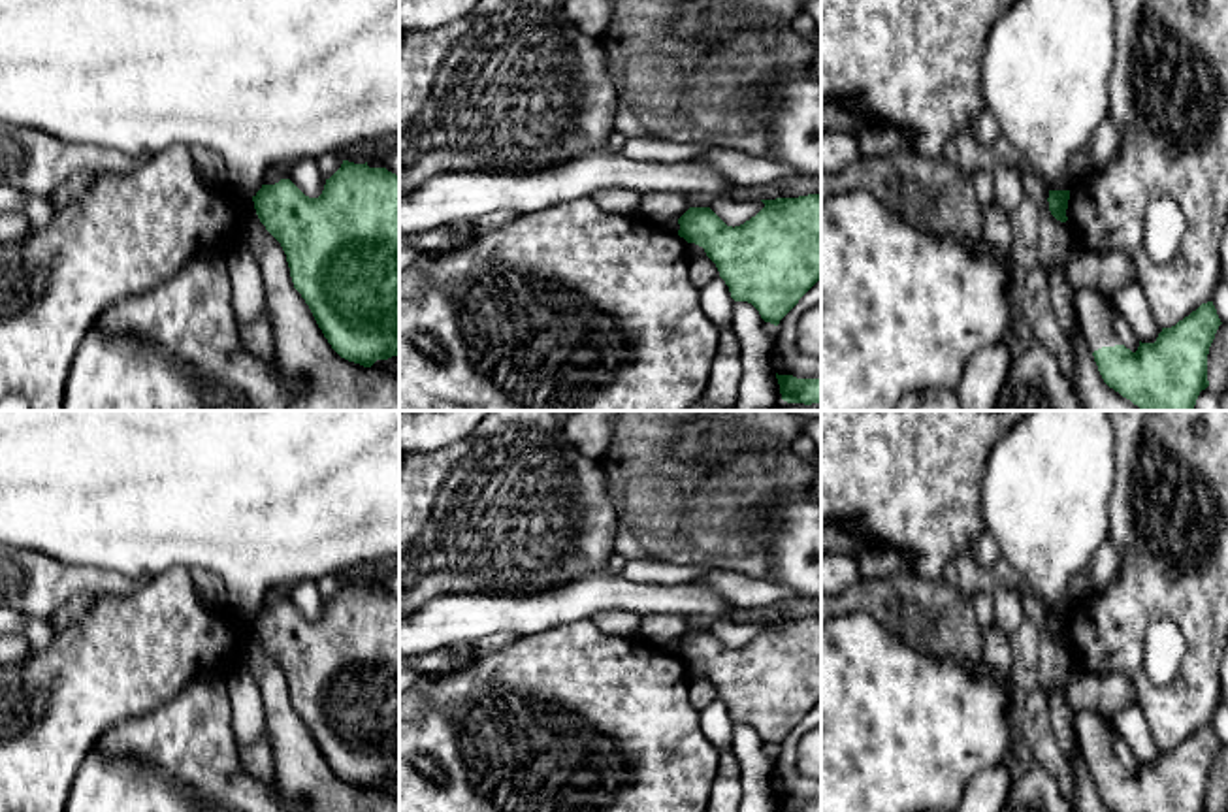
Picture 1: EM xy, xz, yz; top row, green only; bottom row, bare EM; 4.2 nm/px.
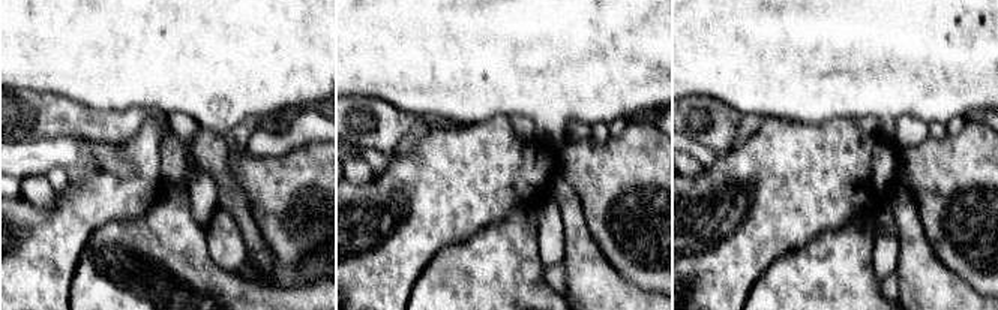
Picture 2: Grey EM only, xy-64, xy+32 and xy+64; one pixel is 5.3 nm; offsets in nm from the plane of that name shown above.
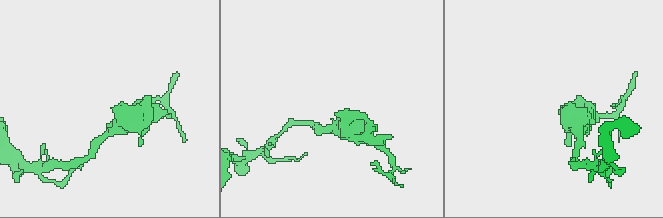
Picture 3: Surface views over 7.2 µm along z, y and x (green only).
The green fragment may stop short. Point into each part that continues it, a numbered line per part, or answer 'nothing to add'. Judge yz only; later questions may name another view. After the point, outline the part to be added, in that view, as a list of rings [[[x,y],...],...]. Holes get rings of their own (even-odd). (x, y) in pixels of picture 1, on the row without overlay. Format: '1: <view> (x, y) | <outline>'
1: yz (1089, 724) | [[[1096,708],[1081,710],[1074,716],[1077,750],[1091,774],[1102,769],[1123,767],[1113,746],[1106,742],[1106,720]]]

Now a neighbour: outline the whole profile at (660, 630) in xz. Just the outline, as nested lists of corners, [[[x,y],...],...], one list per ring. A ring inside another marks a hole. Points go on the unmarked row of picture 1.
[[[650,614],[640,618],[638,637],[654,646],[667,648],[689,631],[682,614]]]

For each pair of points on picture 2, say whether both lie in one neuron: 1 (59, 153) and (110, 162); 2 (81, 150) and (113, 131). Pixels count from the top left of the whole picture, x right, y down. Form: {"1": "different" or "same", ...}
{"1": "same", "2": "different"}

